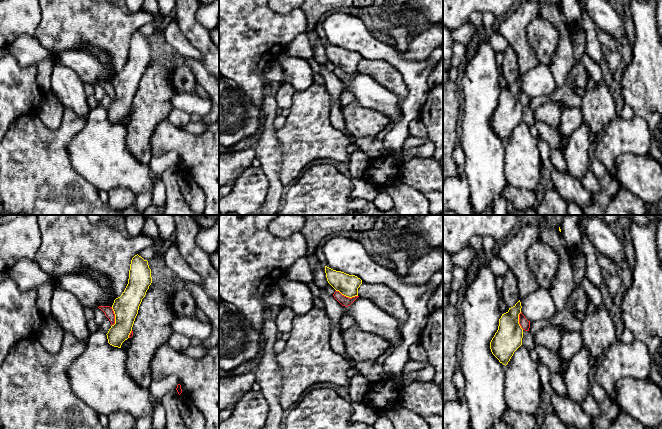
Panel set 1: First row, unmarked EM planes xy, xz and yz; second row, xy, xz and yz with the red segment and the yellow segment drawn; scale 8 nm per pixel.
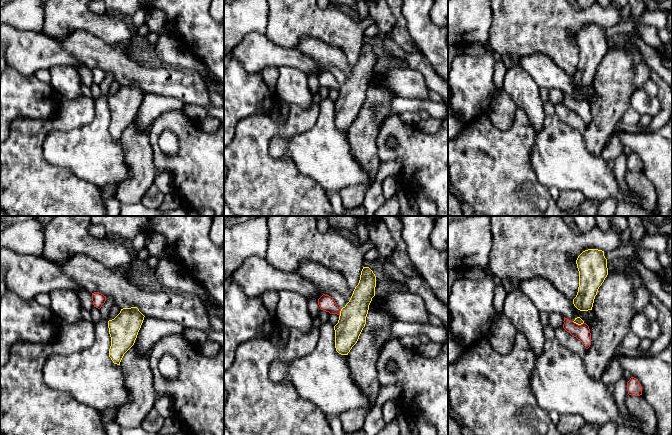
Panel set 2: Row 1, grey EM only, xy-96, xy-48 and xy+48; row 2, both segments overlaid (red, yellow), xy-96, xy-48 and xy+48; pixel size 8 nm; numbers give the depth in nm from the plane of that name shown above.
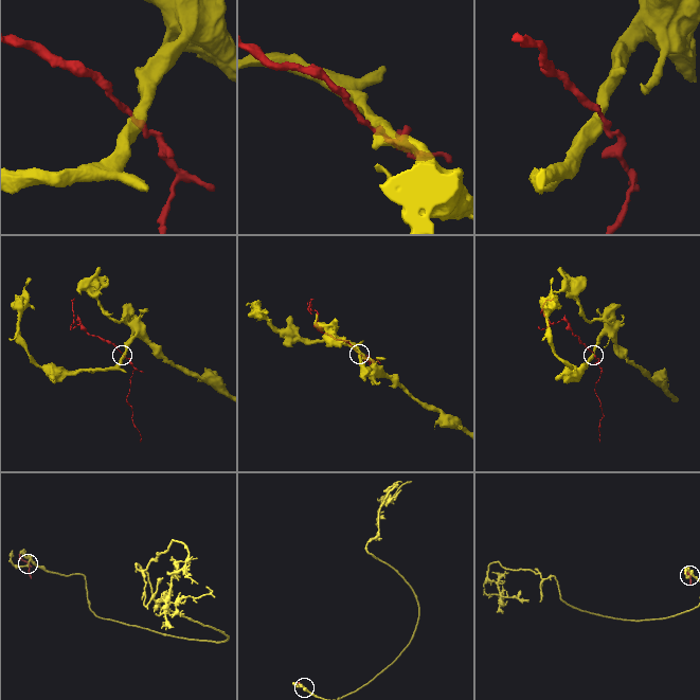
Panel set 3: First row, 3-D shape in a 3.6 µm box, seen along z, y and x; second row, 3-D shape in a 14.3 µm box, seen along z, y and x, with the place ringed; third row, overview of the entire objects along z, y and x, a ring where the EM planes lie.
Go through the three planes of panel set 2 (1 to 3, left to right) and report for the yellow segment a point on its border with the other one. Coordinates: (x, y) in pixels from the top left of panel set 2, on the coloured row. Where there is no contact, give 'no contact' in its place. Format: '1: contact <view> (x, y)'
1: no contact
2: contact xy-48 (339, 313)
3: contact xy+48 (577, 324)

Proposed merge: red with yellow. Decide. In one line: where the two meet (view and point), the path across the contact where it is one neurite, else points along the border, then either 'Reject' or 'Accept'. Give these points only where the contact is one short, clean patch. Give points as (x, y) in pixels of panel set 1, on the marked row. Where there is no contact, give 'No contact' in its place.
Touches red at xz (347, 297). Boundary: xz (336, 290), (349, 297), (357, 296). Reject

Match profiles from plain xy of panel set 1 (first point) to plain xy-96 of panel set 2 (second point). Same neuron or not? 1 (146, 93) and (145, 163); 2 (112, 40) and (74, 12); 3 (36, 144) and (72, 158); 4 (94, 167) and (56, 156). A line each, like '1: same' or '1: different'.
1: same
2: same
3: different
4: same

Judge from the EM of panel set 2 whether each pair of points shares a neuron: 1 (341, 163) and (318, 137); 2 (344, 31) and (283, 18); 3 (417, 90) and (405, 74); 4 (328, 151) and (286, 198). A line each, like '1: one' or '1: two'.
1: one
2: one
3: one
4: two

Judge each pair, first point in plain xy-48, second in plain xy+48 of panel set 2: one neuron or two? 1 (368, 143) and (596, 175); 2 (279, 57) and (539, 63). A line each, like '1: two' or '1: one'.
1: two
2: one

